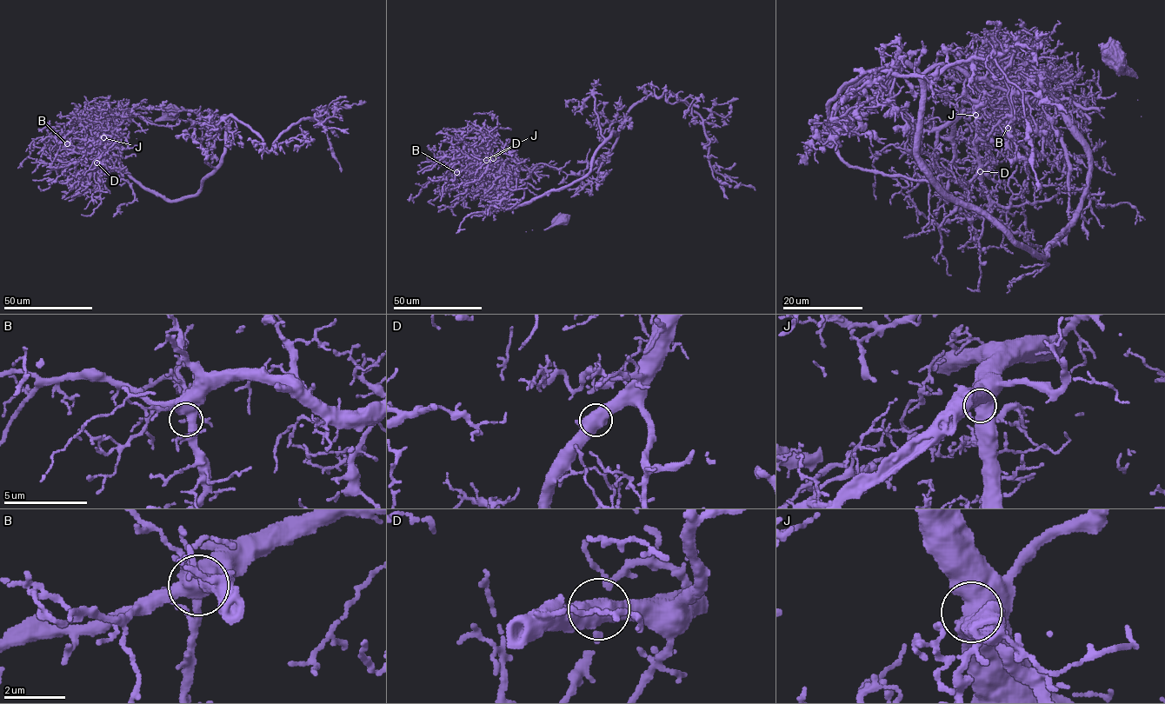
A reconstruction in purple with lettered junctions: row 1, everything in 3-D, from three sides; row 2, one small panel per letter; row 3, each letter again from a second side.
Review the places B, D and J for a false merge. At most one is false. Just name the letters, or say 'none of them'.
none of them

